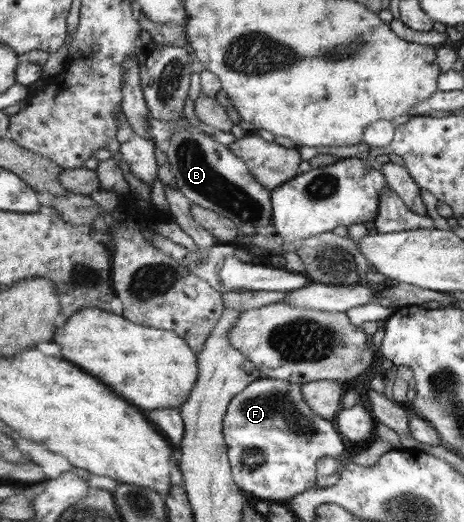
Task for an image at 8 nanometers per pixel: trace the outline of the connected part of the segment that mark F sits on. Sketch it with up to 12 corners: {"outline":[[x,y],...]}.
{"outline":[[261,376],[228,406],[236,484],[288,501],[350,445],[302,385]]}

